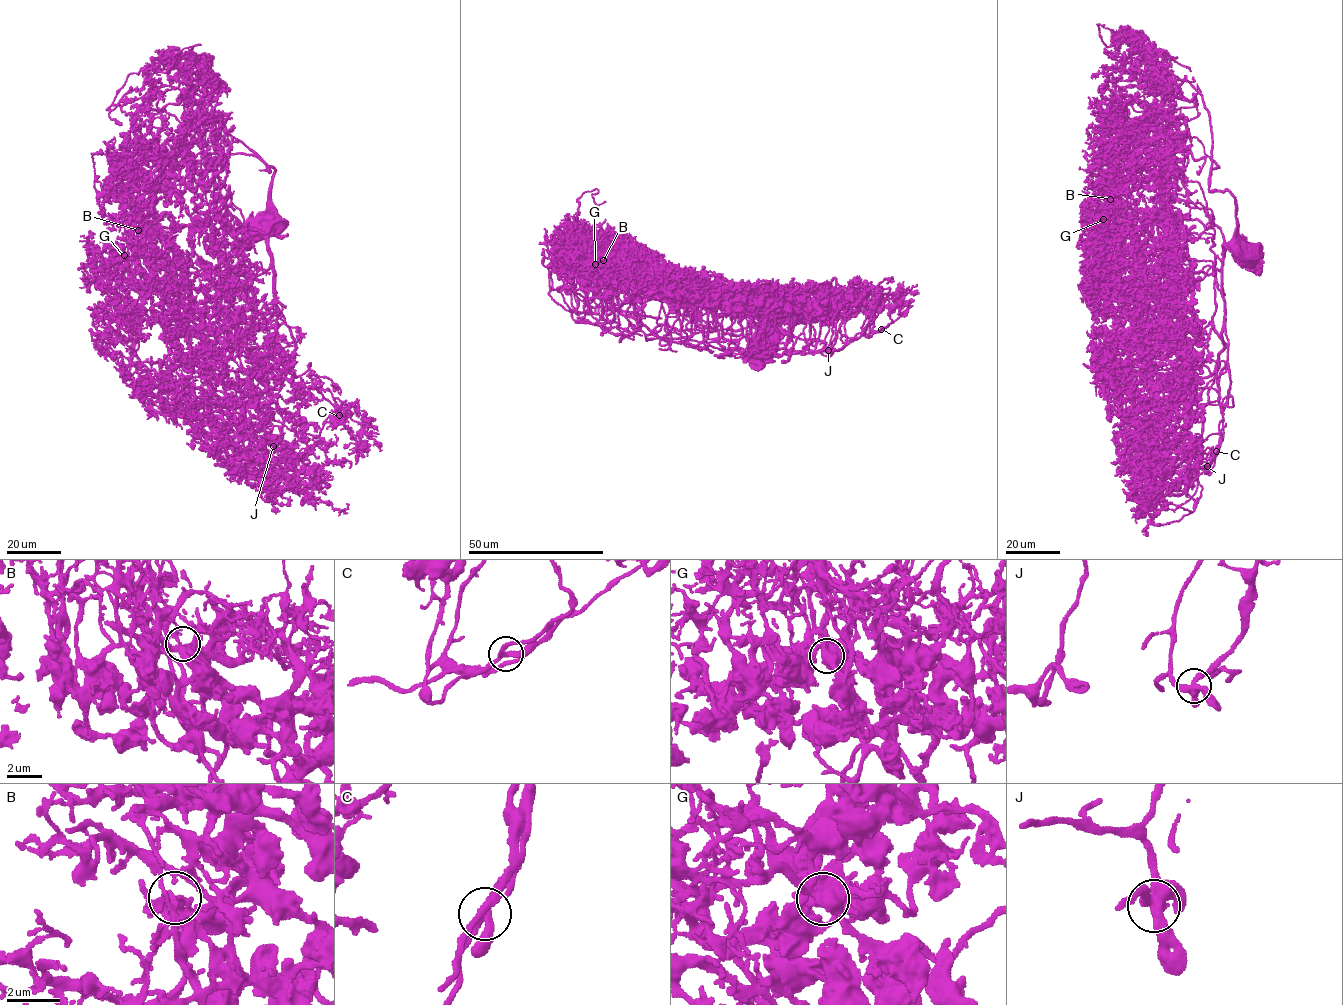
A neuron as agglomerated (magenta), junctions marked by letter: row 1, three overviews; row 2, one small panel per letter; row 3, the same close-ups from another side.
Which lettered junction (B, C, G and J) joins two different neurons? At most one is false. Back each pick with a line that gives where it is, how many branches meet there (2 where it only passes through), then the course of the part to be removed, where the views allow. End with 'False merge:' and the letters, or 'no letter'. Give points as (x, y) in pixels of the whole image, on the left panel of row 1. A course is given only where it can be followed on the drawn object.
False merge: no letter

